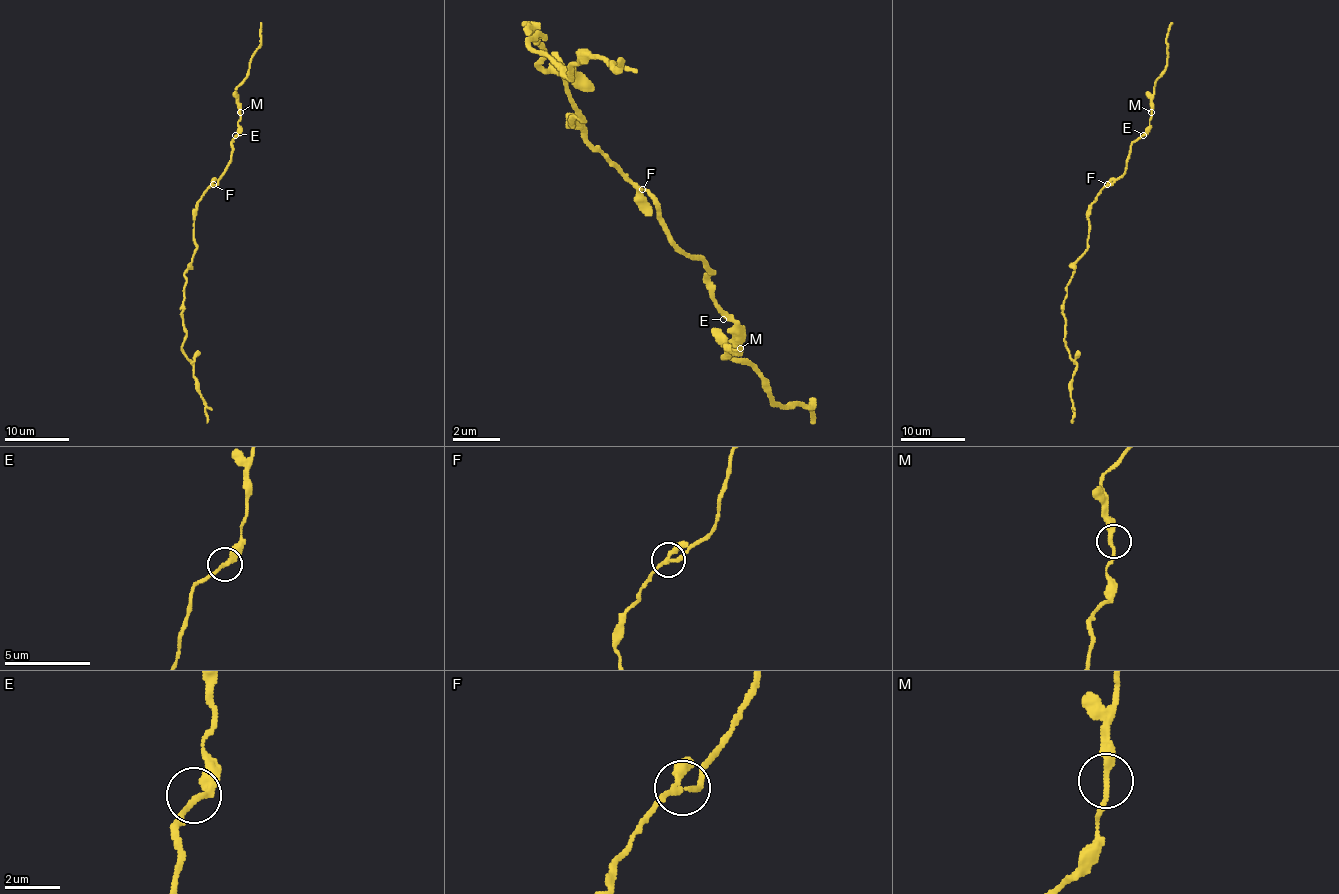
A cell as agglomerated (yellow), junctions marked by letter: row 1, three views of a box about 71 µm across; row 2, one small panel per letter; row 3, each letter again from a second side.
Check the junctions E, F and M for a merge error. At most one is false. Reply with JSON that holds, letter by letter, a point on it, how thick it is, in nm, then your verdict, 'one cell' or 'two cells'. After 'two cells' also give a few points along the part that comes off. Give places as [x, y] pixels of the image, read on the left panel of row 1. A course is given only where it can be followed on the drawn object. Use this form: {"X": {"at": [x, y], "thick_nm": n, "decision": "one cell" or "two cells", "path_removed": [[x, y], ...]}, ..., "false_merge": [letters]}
{"E": {"at": [235, 135], "thick_nm": 220, "decision": "one cell"}, "F": {"at": [213, 184], "thick_nm": 240, "decision": "one cell"}, "M": {"at": [240, 112], "thick_nm": 240, "decision": "one cell"}, "false_merge": []}

